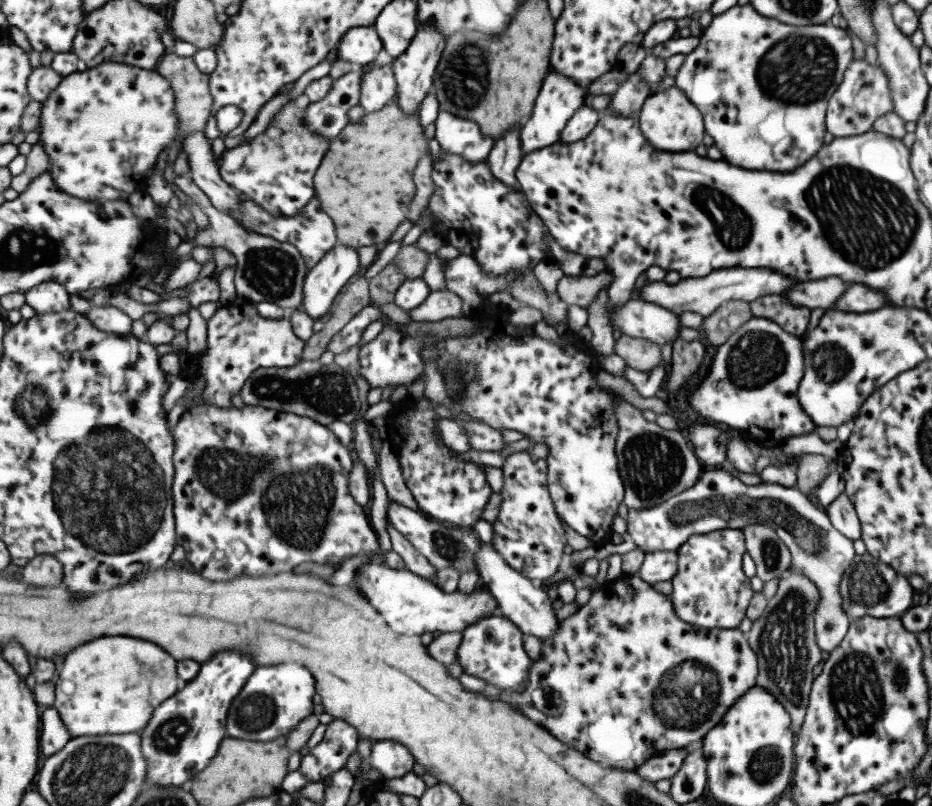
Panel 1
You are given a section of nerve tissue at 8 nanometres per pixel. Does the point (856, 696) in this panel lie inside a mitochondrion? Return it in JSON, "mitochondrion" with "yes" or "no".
{"mitochondrion":"yes"}

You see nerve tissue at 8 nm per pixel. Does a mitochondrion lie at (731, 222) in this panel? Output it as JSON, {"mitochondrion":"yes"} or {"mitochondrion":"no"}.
{"mitochondrion":"yes"}

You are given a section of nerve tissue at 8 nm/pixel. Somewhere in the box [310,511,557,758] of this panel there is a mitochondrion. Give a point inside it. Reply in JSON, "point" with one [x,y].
{"point":[451,548]}

